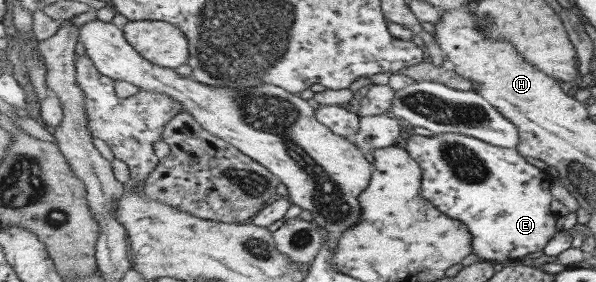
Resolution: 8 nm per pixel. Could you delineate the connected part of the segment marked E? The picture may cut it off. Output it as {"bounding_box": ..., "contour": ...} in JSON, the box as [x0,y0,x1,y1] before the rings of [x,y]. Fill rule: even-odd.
{"bounding_box":[405,133,561,263],"contour":[[[439,133],[433,134],[433,136],[430,137],[412,134],[407,138],[405,148],[412,156],[414,156],[415,161],[418,161],[422,167],[422,194],[426,196],[431,203],[434,203],[435,206],[439,208],[439,211],[442,211],[445,215],[448,215],[453,219],[467,224],[467,227],[470,228],[471,233],[474,235],[474,253],[479,259],[491,262],[512,263],[514,260],[519,260],[521,257],[529,255],[529,253],[544,251],[551,239],[555,238],[555,235],[561,232],[561,229],[557,227],[557,218],[559,215],[551,211],[551,203],[553,203],[554,199],[553,196],[551,196],[551,182],[553,177],[549,176],[549,173],[546,170],[541,171],[539,167],[527,163],[527,159],[523,159],[523,155],[519,154],[517,149],[499,147],[487,143],[487,141],[477,139],[477,137],[471,137],[461,133]]]}

